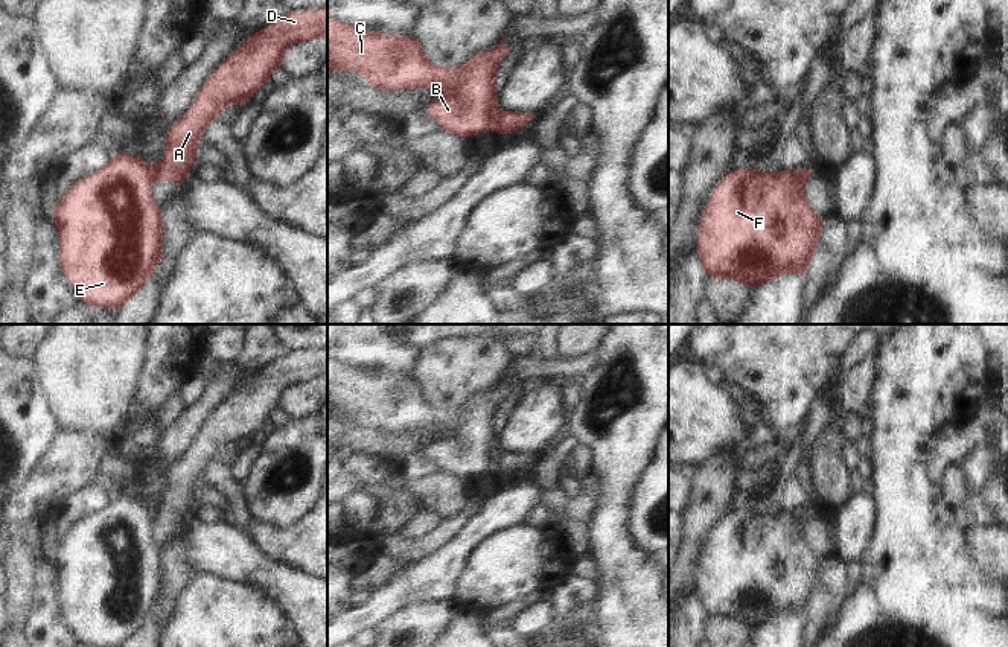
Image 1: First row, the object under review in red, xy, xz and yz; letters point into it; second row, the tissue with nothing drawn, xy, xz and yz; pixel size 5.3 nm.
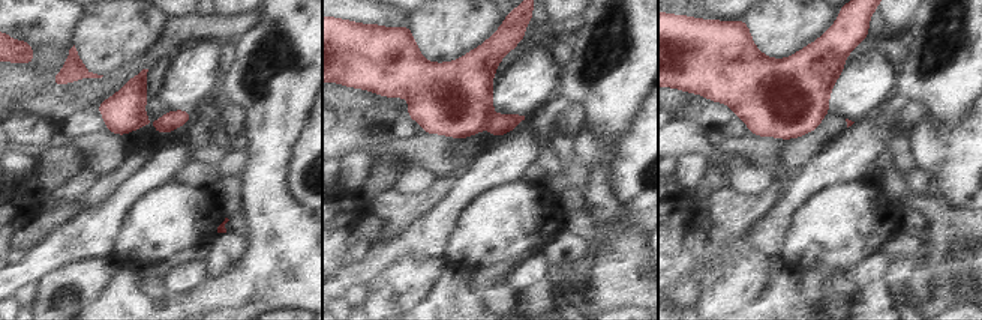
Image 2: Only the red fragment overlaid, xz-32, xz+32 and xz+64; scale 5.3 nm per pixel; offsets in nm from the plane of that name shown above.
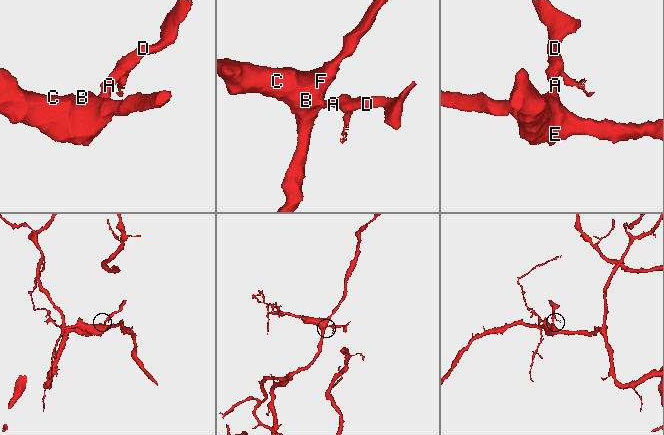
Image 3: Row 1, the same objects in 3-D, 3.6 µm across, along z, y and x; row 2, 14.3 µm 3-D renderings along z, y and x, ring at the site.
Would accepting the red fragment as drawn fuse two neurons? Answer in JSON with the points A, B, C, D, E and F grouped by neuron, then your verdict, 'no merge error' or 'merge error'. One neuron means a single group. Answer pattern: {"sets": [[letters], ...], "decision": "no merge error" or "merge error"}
{"sets": [["A", "D"], ["B", "C", "E", "F"]], "decision": "merge error"}

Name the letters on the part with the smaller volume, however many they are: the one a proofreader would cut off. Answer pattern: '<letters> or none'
A, D

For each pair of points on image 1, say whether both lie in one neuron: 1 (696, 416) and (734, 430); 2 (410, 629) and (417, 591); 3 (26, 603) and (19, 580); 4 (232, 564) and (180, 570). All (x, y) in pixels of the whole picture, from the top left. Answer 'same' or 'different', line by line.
1: same
2: different
3: same
4: different

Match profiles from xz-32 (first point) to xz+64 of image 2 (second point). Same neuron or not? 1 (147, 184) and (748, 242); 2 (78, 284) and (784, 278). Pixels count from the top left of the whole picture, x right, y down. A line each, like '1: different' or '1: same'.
1: same
2: different

